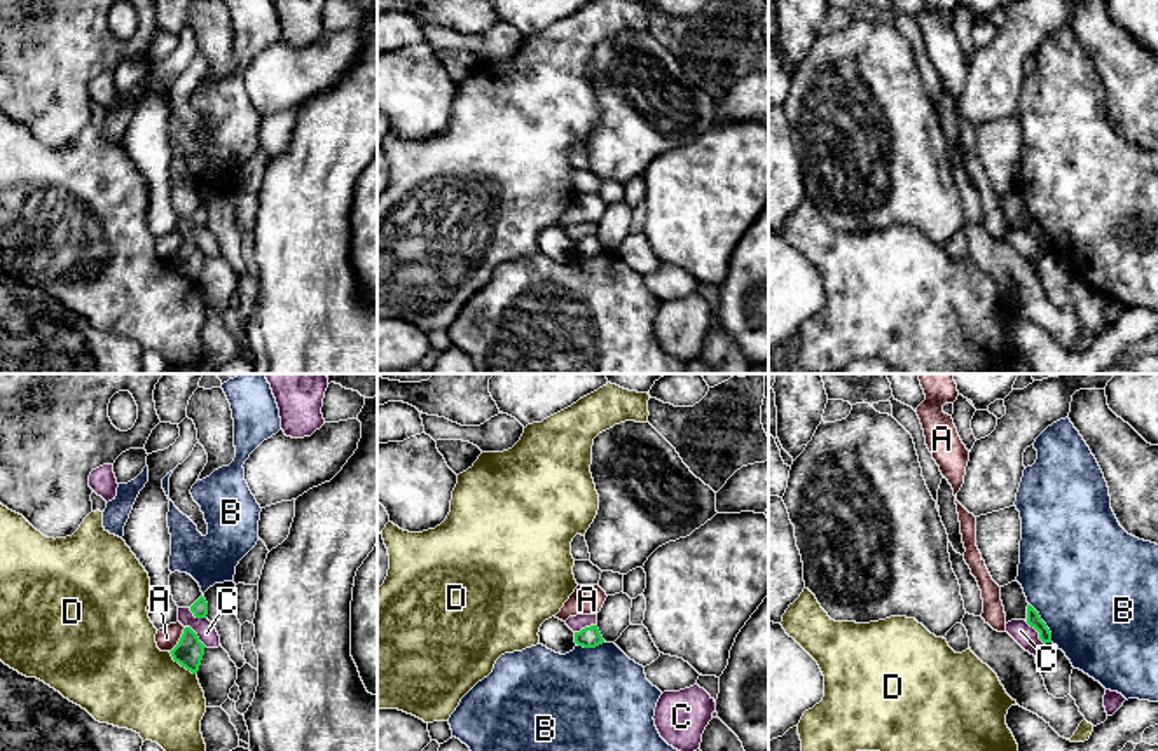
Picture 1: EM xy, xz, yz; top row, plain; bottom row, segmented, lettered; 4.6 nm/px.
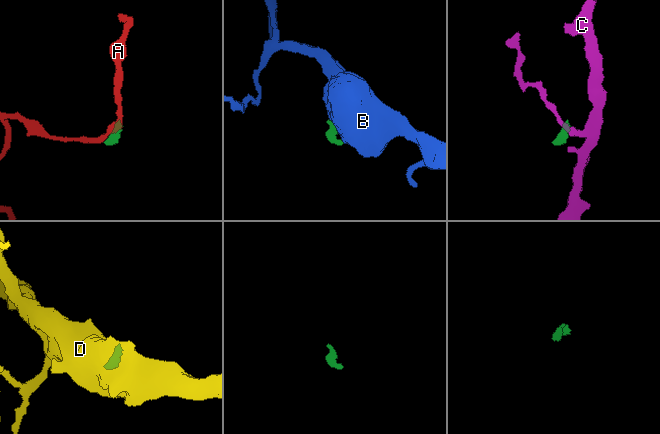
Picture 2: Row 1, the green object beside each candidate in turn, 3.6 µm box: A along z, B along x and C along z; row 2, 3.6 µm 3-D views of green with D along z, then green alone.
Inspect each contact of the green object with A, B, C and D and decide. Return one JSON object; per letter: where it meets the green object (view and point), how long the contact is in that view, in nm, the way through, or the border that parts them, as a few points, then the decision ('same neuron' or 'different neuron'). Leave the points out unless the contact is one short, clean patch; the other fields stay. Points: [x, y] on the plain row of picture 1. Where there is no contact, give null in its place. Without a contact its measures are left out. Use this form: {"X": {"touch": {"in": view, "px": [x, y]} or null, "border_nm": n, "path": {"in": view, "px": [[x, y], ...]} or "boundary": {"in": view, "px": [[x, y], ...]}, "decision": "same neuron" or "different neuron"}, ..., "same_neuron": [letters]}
{"A": {"touch": {"in": "xy", "px": [180, 248]}, "border_nm": 140, "boundary": {"in": "xy", "px": [[186, 236], [179, 252], [170, 261]]}, "decision": "different neuron"}, "B": {"touch": {"in": "yz", "px": [1043, 231]}, "border_nm": 220, "decision": "different neuron"}, "C": {"touch": {"in": "xy", "px": [196, 245]}, "border_nm": 140, "boundary": {"in": "xy", "px": [[186, 234], [206, 255]]}, "decision": "different neuron"}, "D": {"touch": {"in": "xy", "px": [182, 275]}, "border_nm": 170, "boundary": {"in": "xy", "px": [[168, 261], [196, 283]]}, "decision": "different neuron"}, "same_neuron": []}

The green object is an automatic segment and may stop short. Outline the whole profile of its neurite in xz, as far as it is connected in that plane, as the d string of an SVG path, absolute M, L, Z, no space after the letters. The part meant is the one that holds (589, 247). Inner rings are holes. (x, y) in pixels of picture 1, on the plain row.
M590 234L575 241L575 251L583 257L596 257L604 251L597 234Z

